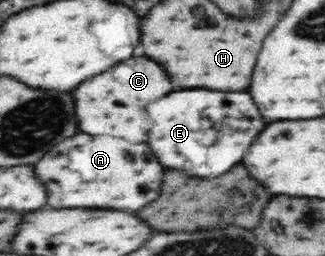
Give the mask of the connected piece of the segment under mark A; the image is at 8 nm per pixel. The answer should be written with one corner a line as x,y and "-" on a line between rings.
77,134
61,142
49,156
41,158
35,168
49,190
49,204
55,208
141,210
161,196
161,180
165,176
163,164
157,164
157,160
149,156
149,144
131,144
127,140
89,134

